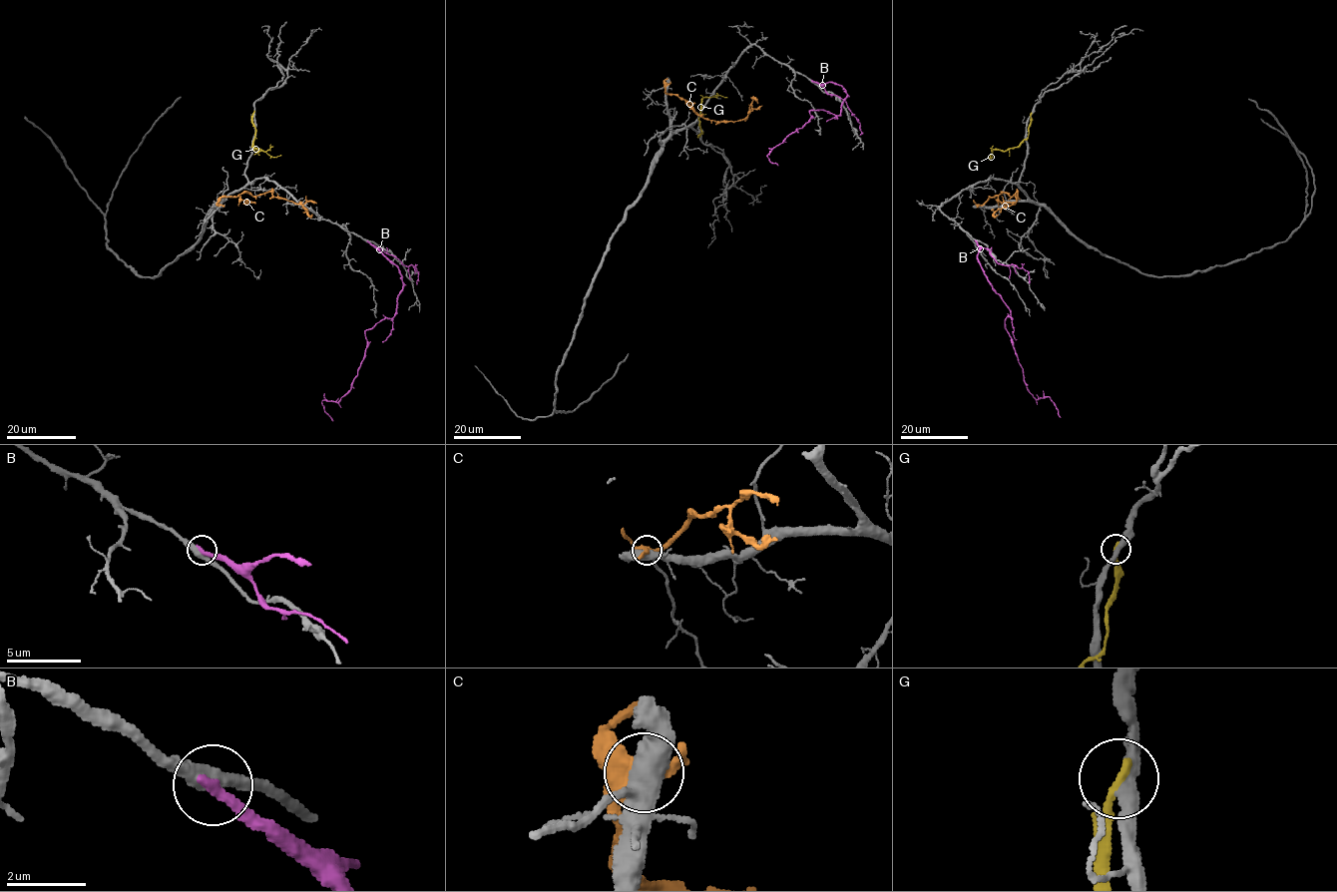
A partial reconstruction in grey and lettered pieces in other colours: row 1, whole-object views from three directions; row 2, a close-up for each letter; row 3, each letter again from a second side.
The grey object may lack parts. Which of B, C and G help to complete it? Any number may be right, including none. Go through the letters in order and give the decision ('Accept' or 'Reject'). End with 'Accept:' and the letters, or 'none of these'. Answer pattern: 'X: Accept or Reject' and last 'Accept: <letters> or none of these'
B: Reject
C: Reject
G: Reject
Accept: none of these

